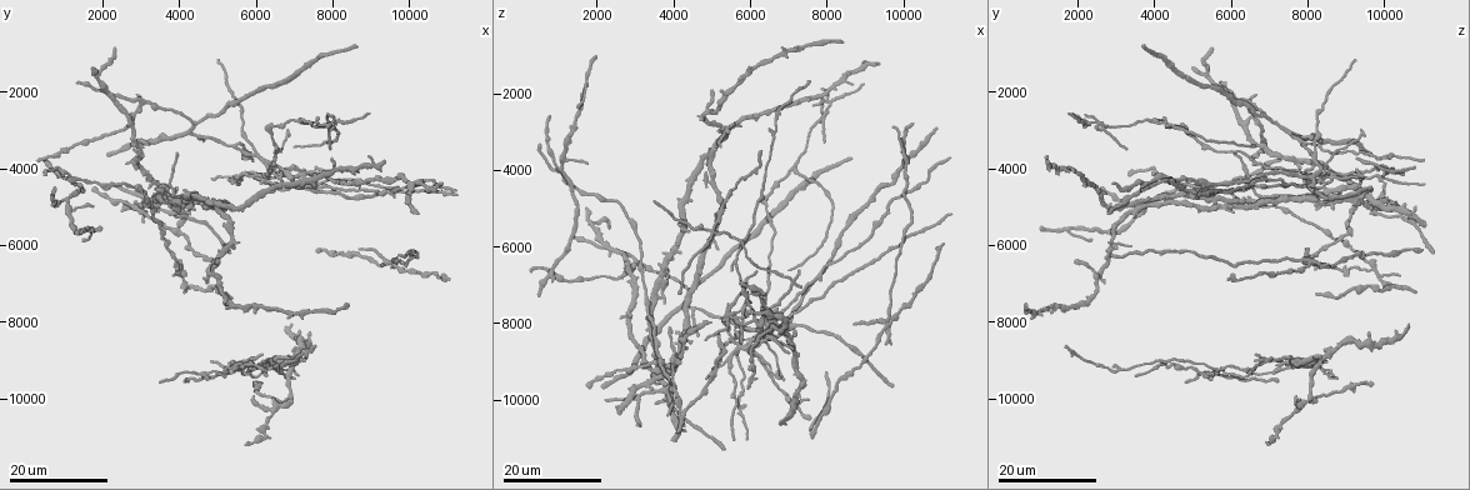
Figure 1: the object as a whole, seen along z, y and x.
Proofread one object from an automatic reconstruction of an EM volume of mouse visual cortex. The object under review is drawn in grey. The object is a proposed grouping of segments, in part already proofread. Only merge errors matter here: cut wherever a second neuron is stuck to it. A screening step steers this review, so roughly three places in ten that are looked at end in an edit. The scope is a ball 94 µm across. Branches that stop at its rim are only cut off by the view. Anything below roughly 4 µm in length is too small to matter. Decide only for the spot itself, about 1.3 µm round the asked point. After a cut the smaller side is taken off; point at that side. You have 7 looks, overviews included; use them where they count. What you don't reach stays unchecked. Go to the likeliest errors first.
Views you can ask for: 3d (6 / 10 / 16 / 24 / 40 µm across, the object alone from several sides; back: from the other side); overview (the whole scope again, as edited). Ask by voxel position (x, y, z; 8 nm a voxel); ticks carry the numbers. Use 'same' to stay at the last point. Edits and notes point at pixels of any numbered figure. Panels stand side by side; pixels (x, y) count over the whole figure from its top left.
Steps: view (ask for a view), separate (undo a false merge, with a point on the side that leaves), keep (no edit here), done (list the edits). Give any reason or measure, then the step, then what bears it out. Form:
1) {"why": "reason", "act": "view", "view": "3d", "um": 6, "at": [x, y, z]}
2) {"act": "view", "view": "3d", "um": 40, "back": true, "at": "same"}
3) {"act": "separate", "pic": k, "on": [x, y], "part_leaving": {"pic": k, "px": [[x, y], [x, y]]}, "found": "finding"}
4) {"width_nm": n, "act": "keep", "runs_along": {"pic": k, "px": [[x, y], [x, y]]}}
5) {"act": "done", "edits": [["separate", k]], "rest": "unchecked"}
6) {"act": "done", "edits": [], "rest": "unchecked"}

{"why": "three arms meet", "act": "view", "view": "3d", "um": 16, "at": [3450, 5000, 9750]}

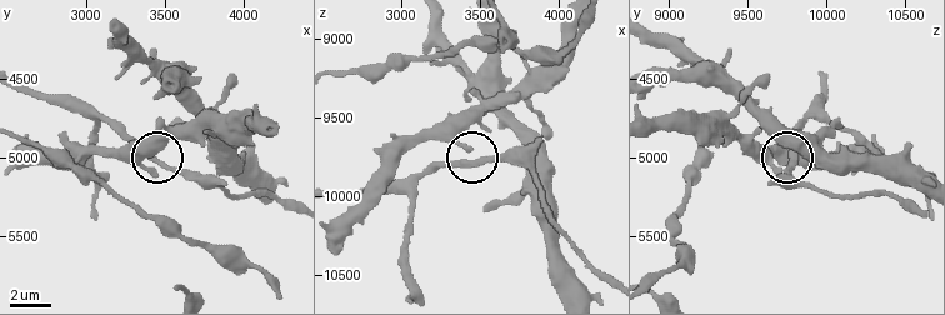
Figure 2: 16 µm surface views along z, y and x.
{"why": "closer look", "act": "view", "view": "3d", "um": 10, "at": [3520, 5080, 9800]}

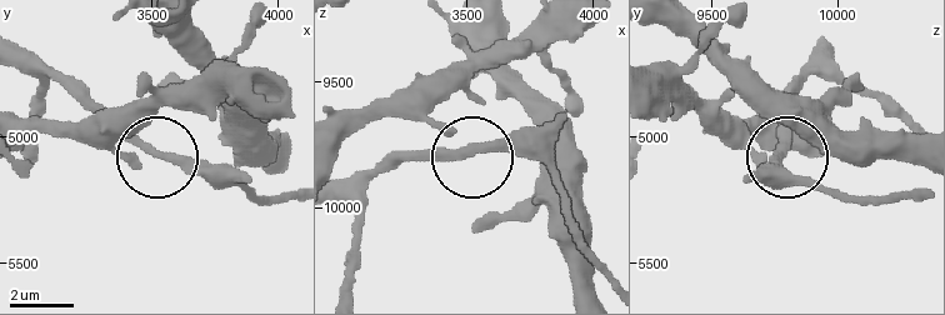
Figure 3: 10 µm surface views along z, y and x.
{"width_nm": 230, "act": "keep", "found": "one neuron here"}

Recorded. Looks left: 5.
{"why": "thin arm on a thick one", "act": "view", "view": "3d", "um": 24, "at": [6050, 3600, 8200]}

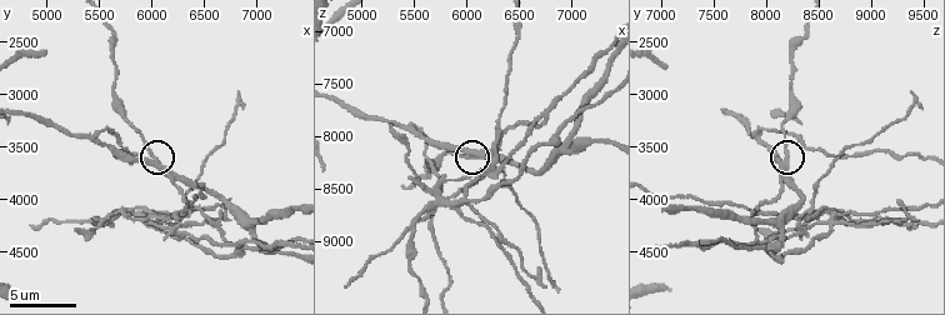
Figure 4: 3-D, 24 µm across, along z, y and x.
{"why": "zoom in", "act": "view", "view": "3d", "um": 6, "at": [6060, 3640, 8220]}

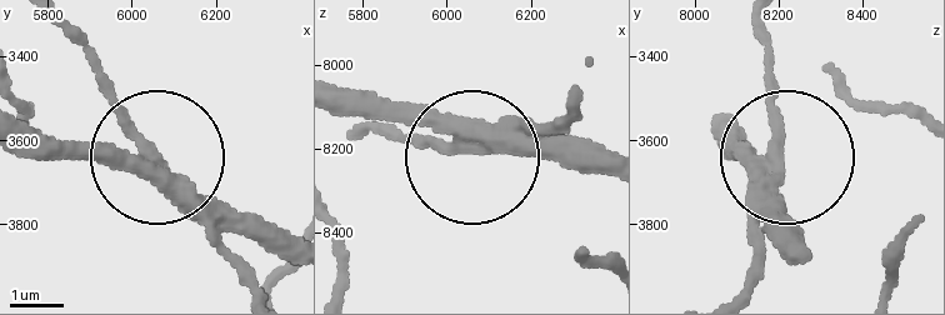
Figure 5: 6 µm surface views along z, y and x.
{"width_nm": 280, "act": "separate", "pic": 5, "on": [234, 256], "part_leaving": {"pic": 5, "px": [[183, 191], [250, 294]]}, "found": "a second neuron is stuck on"}

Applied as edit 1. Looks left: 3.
{"why": "thin arm on a thick one", "act": "view", "view": "3d", "um": 16, "at": [9500, 6500, 8100]}

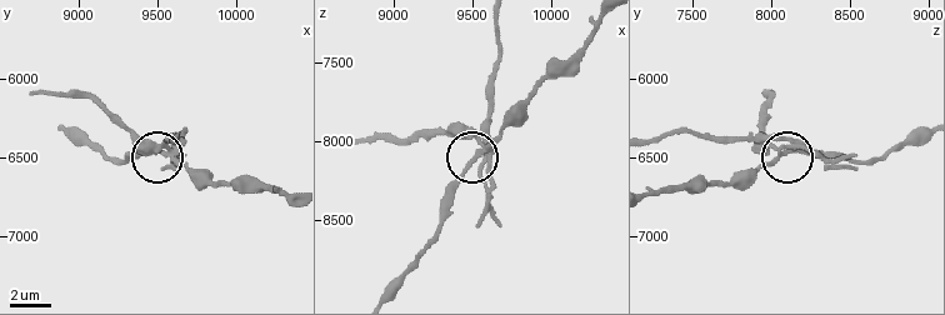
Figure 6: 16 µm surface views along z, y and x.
{"why": "zoom in", "act": "view", "view": "3d", "um": 6, "at": [9540, 6480, 8080]}

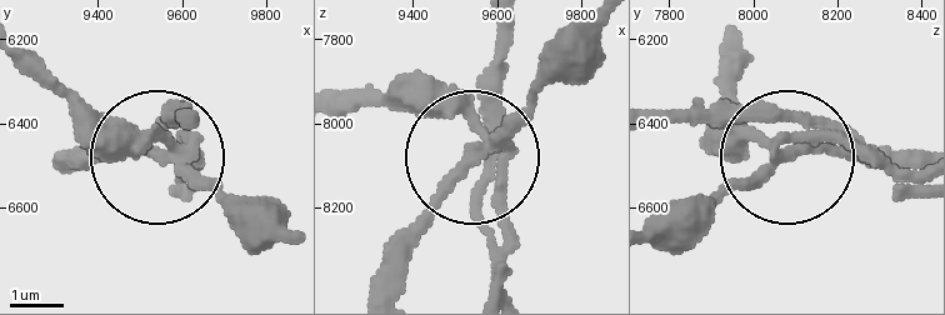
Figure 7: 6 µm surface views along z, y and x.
{"width_nm": 220, "act": "separate", "pic": 7, "on": [116, 119], "part_leaving": {"pic": 7, "px": [[501, 140], [501, 33]]}, "found": "two neurons meet here"}

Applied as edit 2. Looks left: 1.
{"act": "done", "edits": [["separate", 5], ["separate", 7]], "rest": "unchecked"}

